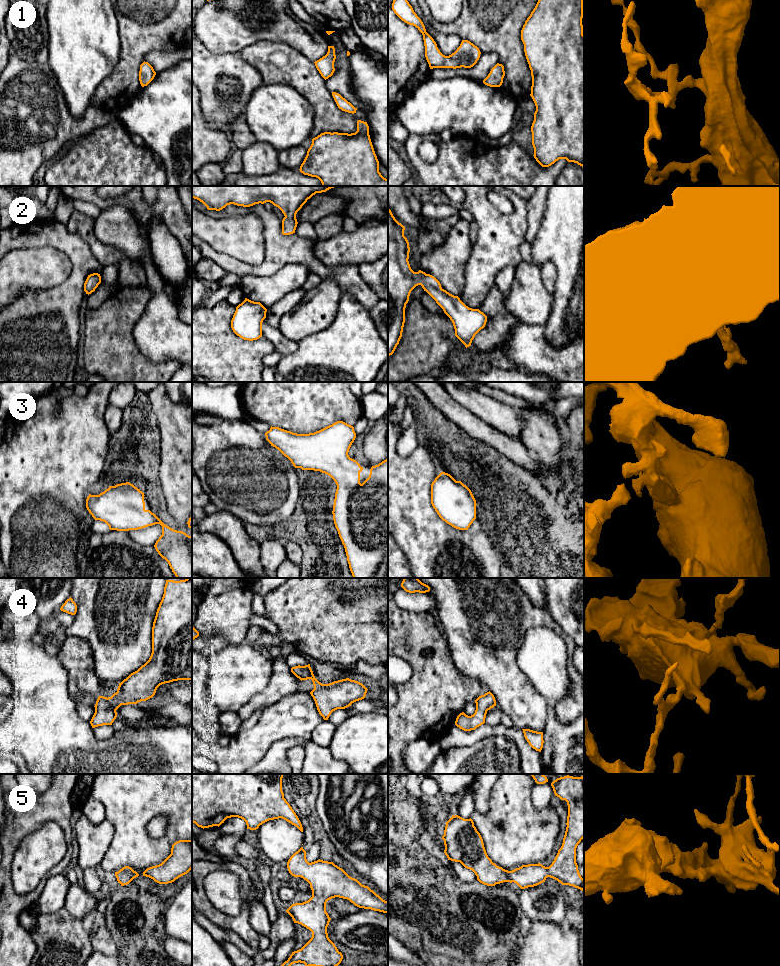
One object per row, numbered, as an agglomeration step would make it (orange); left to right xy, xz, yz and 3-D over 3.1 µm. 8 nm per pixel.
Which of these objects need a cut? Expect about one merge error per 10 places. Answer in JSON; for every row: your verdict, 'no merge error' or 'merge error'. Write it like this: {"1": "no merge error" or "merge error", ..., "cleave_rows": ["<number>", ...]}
{"1": "no merge error", "2": "no merge error", "3": "no merge error", "4": "no merge error", "5": "no merge error", "cleave_rows": []}

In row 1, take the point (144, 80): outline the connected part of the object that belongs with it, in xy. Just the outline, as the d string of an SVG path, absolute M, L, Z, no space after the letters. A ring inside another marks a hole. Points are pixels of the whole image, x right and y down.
M148 62L140 65L139 81L142 87L147 86L155 77L156 72Z

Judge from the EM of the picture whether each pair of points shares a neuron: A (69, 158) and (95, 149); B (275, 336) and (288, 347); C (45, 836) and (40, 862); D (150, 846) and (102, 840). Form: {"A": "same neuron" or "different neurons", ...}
{"A": "same neuron", "B": "same neuron", "C": "same neuron", "D": "different neurons"}

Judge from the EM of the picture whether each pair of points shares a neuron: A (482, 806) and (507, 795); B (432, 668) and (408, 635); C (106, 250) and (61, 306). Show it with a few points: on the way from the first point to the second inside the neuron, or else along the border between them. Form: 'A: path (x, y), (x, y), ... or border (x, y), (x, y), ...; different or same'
A: border (494, 784), (488, 810), (485, 813), (475, 811); different
B: path (425, 660), (419, 654), (419, 646), (416, 643); same
C: border (85, 240), (92, 254), (103, 266); different

